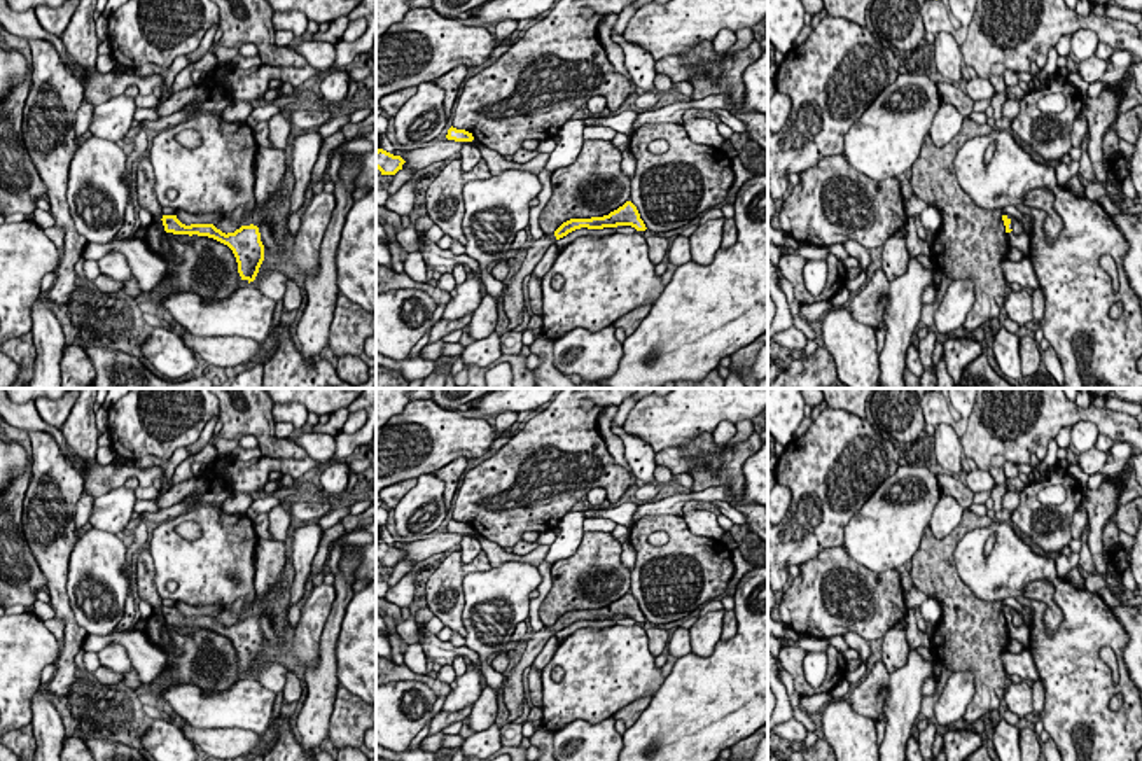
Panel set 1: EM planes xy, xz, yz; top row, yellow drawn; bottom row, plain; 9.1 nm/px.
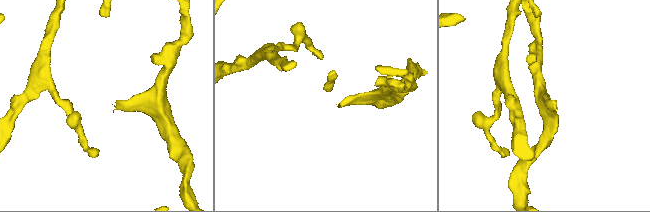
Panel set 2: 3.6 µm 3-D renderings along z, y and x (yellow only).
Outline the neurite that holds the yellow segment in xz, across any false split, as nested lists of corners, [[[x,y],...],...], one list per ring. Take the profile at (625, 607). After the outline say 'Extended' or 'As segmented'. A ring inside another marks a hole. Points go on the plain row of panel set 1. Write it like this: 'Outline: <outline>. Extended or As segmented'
Outline: [[[626,593],[617,602],[610,604],[603,609],[591,611],[570,611],[563,614],[553,626],[544,626],[540,632],[532,633],[532,639],[526,642],[526,649],[521,656],[521,661],[512,668],[512,672],[505,677],[502,698],[509,710],[507,723],[514,723],[523,714],[525,691],[523,691],[523,670],[532,667],[535,658],[540,654],[546,642],[560,630],[568,625],[588,619],[588,621],[603,621],[603,619],[617,619],[617,618],[631,618],[637,623],[645,623],[645,616],[640,611],[637,598],[631,593]]]. Extended

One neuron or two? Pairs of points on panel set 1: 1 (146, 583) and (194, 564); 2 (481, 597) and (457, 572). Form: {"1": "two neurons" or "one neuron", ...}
{"1": "two neurons", "2": "two neurons"}

